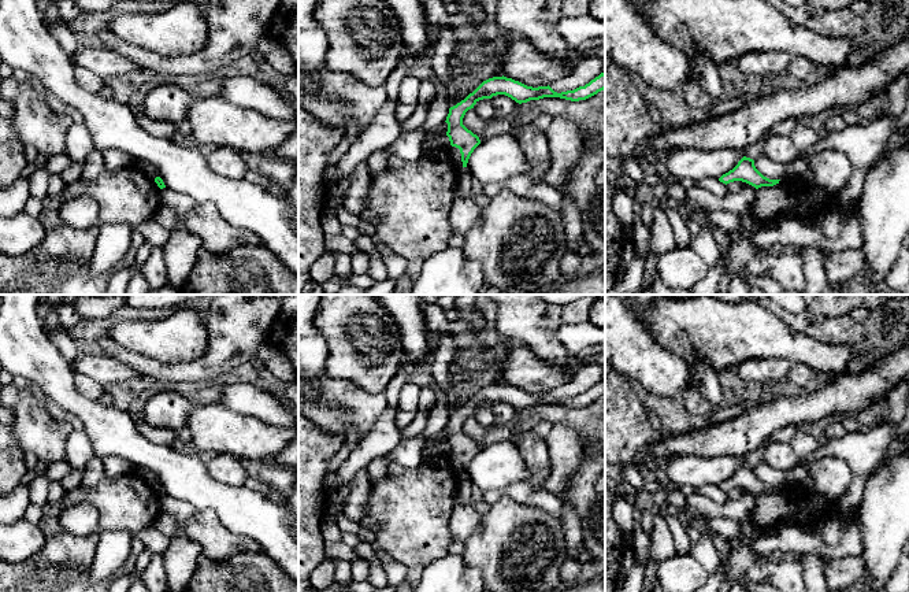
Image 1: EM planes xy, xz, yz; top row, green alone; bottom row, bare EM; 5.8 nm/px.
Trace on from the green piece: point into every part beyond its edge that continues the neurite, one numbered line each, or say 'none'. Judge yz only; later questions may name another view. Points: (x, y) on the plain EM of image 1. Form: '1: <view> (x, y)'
none

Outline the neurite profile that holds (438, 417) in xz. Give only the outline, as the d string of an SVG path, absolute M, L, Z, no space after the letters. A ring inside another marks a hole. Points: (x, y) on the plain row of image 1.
M435 389L435 404L428 412L424 428L419 432L426 441L446 428L449 421L448 396L444 391Z

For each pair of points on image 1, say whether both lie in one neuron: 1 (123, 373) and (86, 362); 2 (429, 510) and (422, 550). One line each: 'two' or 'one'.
1: one
2: one

